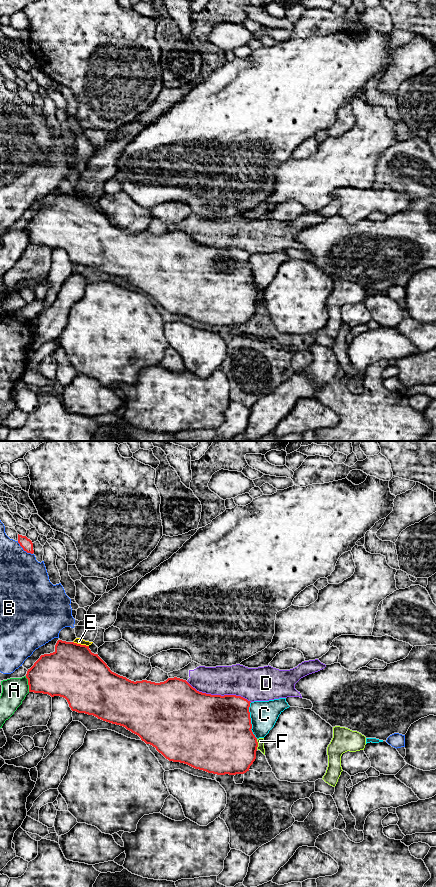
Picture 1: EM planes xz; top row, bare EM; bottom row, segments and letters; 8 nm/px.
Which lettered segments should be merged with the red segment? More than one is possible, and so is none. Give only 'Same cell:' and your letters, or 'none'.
Same cell: none

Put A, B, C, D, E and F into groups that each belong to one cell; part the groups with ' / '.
A / B / C / D / E / F

